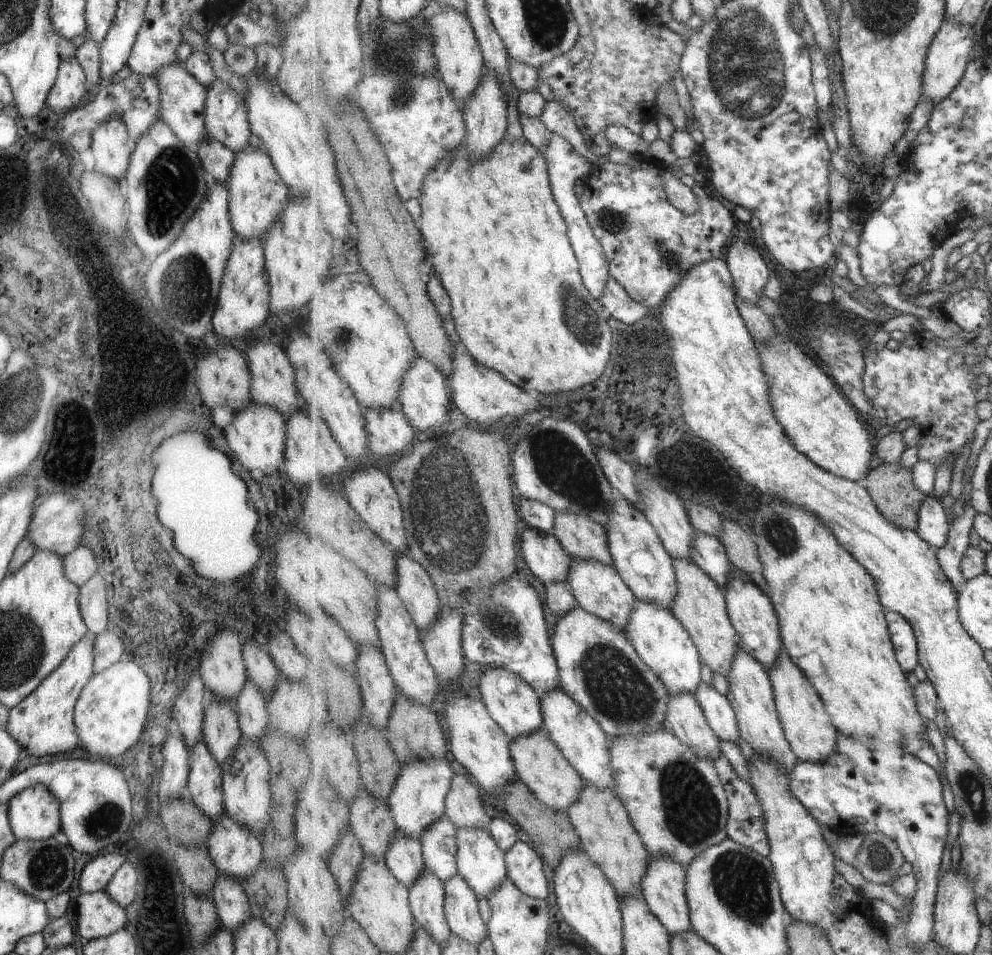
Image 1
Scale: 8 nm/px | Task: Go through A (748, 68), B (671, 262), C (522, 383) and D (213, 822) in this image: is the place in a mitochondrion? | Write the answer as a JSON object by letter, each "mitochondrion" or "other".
{"A":"mitochondrion","B":"mitochondrion","C":"other","D":"other"}

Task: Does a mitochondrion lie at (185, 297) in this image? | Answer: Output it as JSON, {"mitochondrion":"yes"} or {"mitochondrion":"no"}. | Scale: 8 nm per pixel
{"mitochondrion":"yes"}

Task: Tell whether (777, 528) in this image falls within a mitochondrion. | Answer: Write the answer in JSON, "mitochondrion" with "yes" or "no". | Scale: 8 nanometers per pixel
{"mitochondrion":"yes"}

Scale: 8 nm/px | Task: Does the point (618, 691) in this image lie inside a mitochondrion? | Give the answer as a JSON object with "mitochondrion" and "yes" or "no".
{"mitochondrion":"yes"}

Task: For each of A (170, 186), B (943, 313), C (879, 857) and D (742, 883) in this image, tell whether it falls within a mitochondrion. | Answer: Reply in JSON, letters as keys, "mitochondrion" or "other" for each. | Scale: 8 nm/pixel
{"A":"mitochondrion","B":"other","C":"mitochondrion","D":"mitochondrion"}

